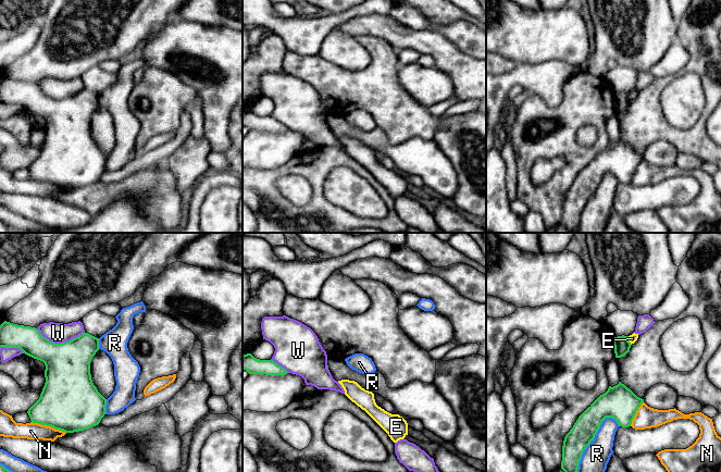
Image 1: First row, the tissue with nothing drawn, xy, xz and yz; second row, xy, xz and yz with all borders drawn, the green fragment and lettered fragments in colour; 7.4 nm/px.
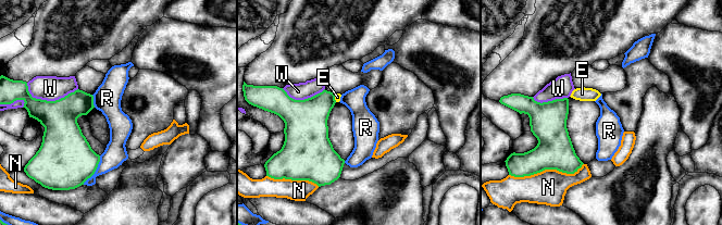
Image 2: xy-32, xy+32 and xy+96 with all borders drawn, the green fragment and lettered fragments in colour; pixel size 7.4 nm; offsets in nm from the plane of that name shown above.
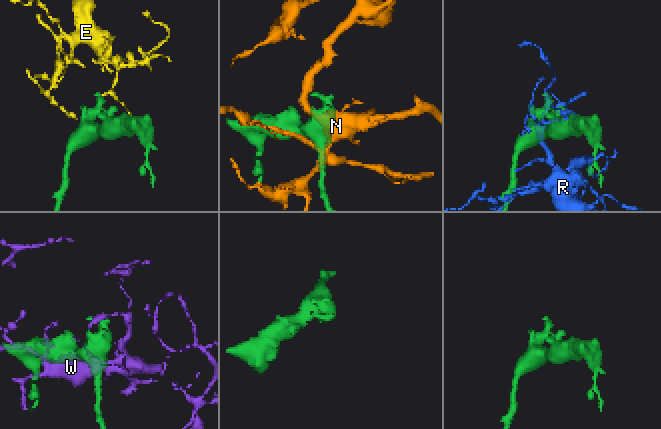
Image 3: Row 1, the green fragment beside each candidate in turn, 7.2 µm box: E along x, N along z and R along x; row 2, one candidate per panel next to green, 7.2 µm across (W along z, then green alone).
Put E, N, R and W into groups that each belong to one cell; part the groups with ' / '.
E / N / R / W

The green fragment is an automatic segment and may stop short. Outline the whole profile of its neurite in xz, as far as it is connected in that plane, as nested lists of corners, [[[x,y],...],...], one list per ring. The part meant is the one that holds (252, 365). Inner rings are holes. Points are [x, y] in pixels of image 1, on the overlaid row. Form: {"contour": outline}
{"contour": [[[251,353],[243,356],[243,369],[249,374],[285,375],[288,372],[272,360],[260,360]]]}

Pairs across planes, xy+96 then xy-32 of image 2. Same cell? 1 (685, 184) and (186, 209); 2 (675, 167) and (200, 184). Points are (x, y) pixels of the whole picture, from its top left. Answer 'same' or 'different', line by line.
1: same
2: different

